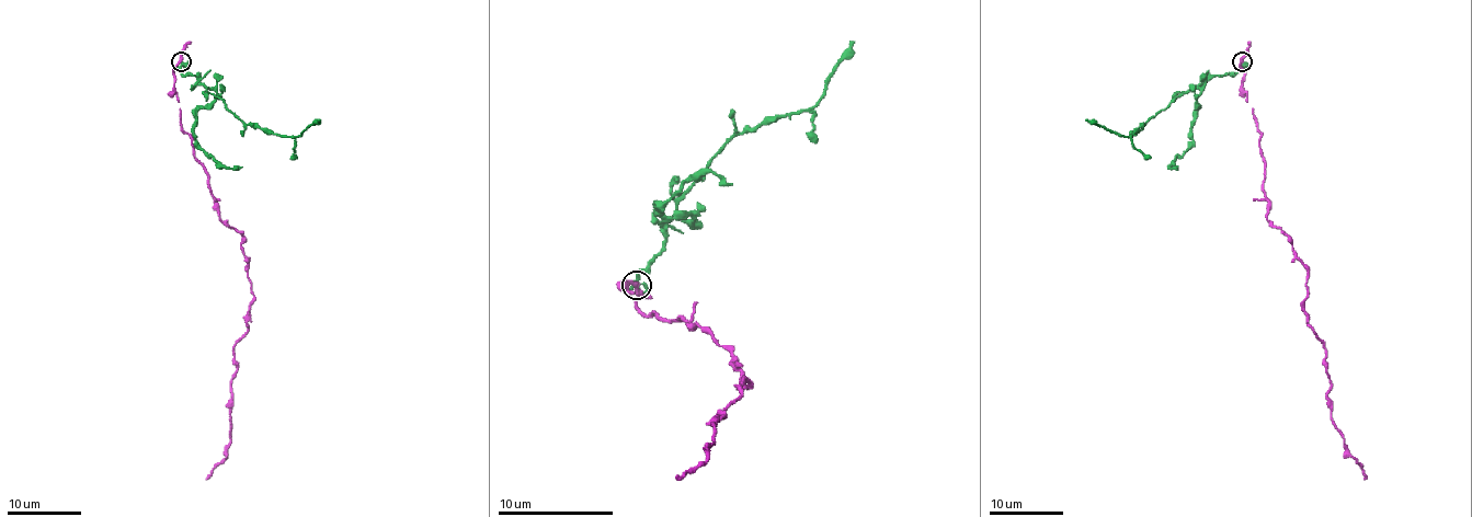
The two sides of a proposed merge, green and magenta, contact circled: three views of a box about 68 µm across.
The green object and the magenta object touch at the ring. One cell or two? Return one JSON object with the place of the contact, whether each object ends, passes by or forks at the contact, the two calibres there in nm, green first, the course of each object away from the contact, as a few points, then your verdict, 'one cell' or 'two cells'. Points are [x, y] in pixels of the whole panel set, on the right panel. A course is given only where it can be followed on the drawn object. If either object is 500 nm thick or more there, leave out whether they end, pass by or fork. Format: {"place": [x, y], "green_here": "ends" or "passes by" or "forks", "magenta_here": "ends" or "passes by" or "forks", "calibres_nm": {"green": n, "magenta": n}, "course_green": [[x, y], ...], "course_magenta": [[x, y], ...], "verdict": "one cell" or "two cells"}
{"place": [1242, 61], "green_here": "forks", "magenta_here": "passes by", "calibres_nm": {"green": 200, "magenta": 280}, "course_green": [[1242, 61], [1236, 72], [1220, 75], [1188, 89], [1130, 136], [1121, 136], [1086, 118]], "course_magenta": [[1242, 61], [1266, 219], [1308, 272], [1305, 323], [1324, 346], [1330, 418], [1364, 480]], "verdict": "two cells"}

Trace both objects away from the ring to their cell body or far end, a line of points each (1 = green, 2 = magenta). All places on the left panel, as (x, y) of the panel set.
1: (180, 61), (182, 72), (195, 75), (246, 125), (299, 136), (320, 118)
2: (180, 61), (180, 126), (221, 219), (241, 238), (253, 299), (247, 333), (235, 346), (230, 445), (206, 480)

